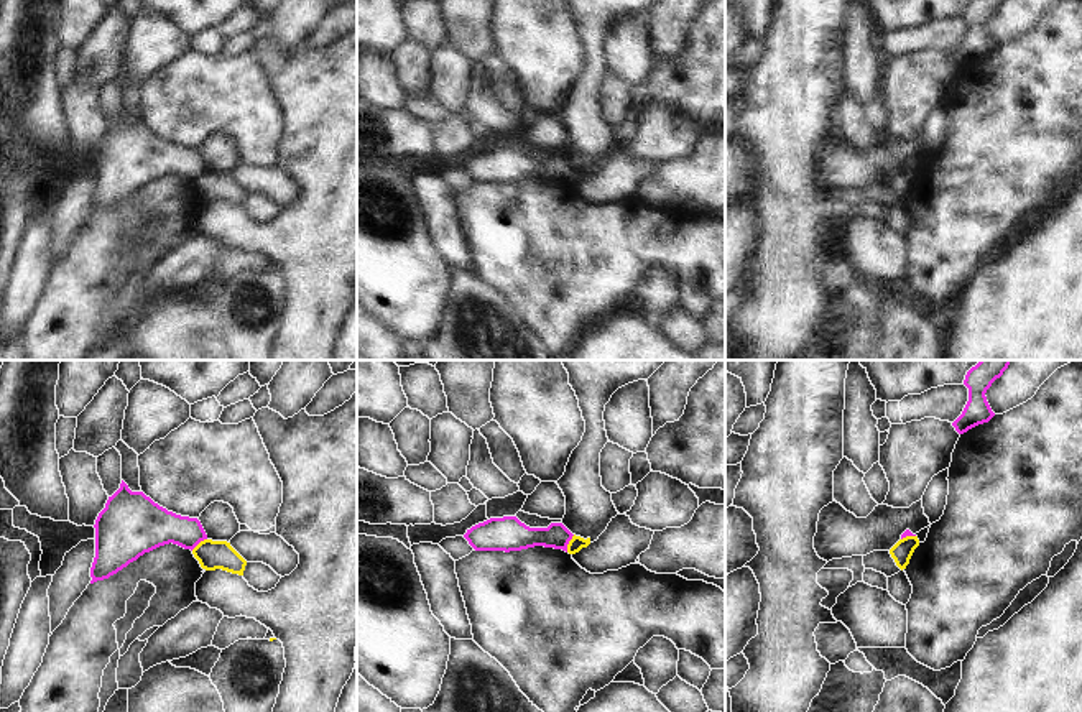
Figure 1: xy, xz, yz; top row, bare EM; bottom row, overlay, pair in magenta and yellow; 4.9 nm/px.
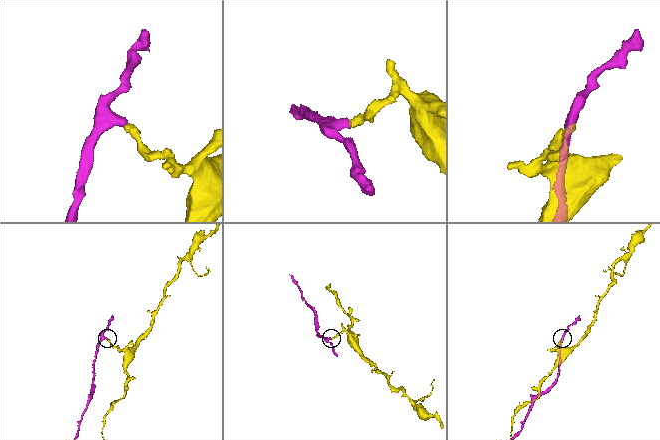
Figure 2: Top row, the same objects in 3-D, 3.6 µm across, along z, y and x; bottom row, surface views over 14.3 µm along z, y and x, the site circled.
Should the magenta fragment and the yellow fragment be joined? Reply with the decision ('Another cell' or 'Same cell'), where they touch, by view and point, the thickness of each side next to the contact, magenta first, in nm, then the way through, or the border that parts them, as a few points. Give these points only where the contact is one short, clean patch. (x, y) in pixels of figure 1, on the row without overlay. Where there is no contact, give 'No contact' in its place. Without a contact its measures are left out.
Another cell. Touches magenta at xz (568, 175). Thickness 130 nm (magenta) against 70 nm. Boundary: xz (574, 166), (566, 183)

